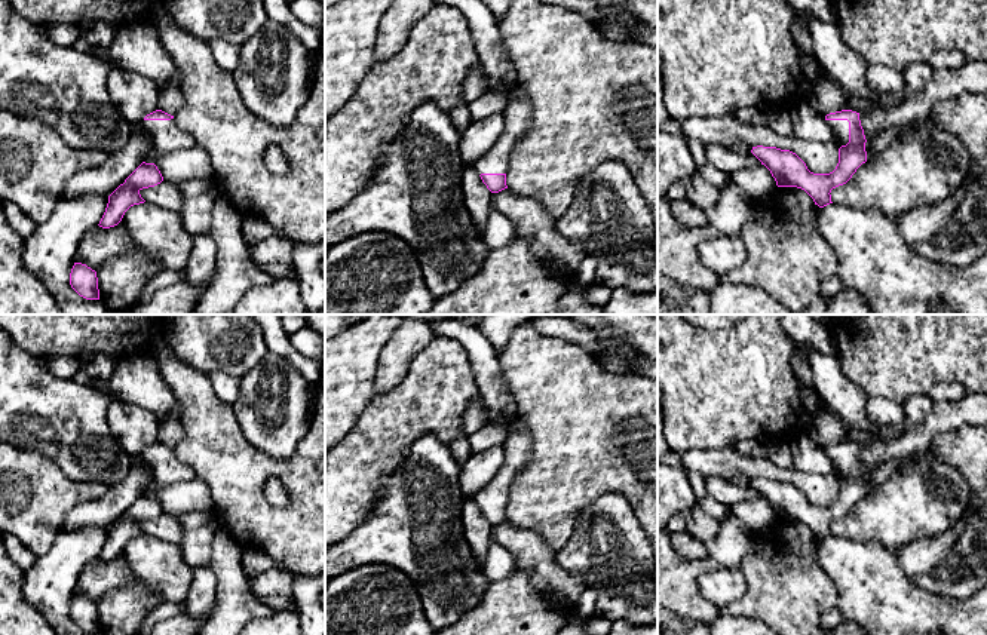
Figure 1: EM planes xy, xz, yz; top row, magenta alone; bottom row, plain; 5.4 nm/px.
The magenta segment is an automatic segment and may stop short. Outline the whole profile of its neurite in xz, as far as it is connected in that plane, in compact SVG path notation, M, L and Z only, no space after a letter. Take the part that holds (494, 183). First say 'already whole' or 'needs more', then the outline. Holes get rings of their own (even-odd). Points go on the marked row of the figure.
needs more; M521 86L509 91L509 102L502 113L506 125L496 144L472 166L491 193L499 193L506 185L511 154L519 139L531 128L531 104Z

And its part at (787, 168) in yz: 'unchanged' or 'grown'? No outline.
grown

